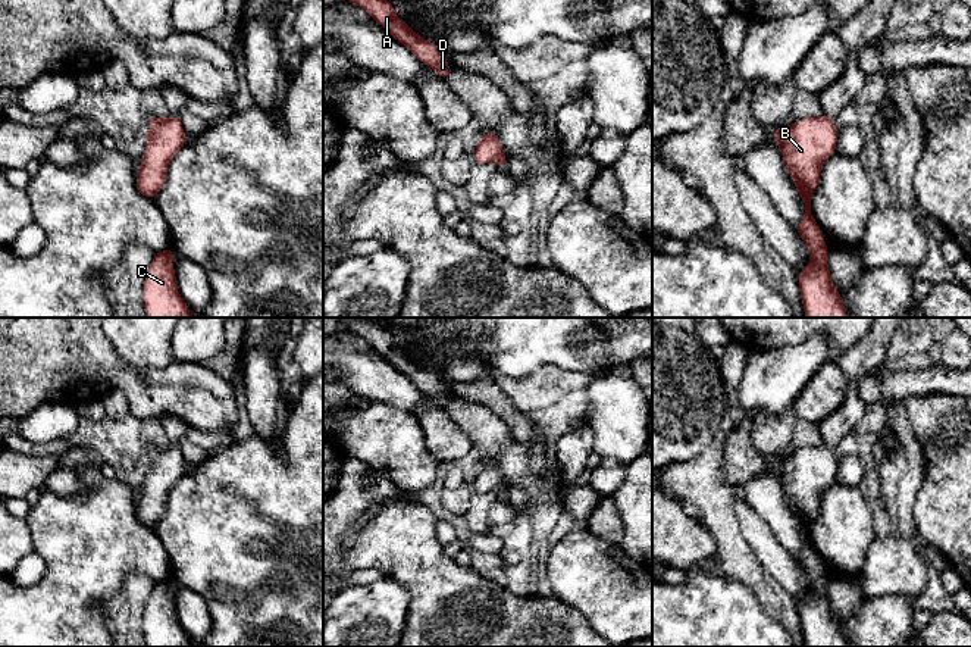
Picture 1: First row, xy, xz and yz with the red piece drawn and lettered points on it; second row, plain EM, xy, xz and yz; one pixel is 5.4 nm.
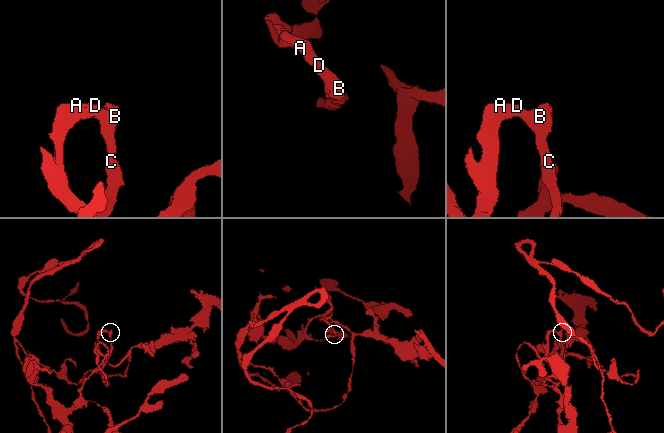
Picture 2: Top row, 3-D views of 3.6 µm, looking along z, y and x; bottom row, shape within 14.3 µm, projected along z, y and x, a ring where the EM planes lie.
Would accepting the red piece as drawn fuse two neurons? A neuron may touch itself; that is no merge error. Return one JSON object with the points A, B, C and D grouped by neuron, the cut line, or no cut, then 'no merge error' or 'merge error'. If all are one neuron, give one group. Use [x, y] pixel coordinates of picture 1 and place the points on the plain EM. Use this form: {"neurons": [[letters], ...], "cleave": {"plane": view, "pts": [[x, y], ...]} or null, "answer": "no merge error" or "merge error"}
{"neurons": [["A", "B", "C", "D"]], "cleave": null, "answer": "no merge error"}

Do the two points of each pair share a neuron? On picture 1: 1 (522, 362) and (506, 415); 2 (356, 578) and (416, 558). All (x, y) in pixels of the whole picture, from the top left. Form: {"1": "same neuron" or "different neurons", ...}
{"1": "different neurons", "2": "different neurons"}

